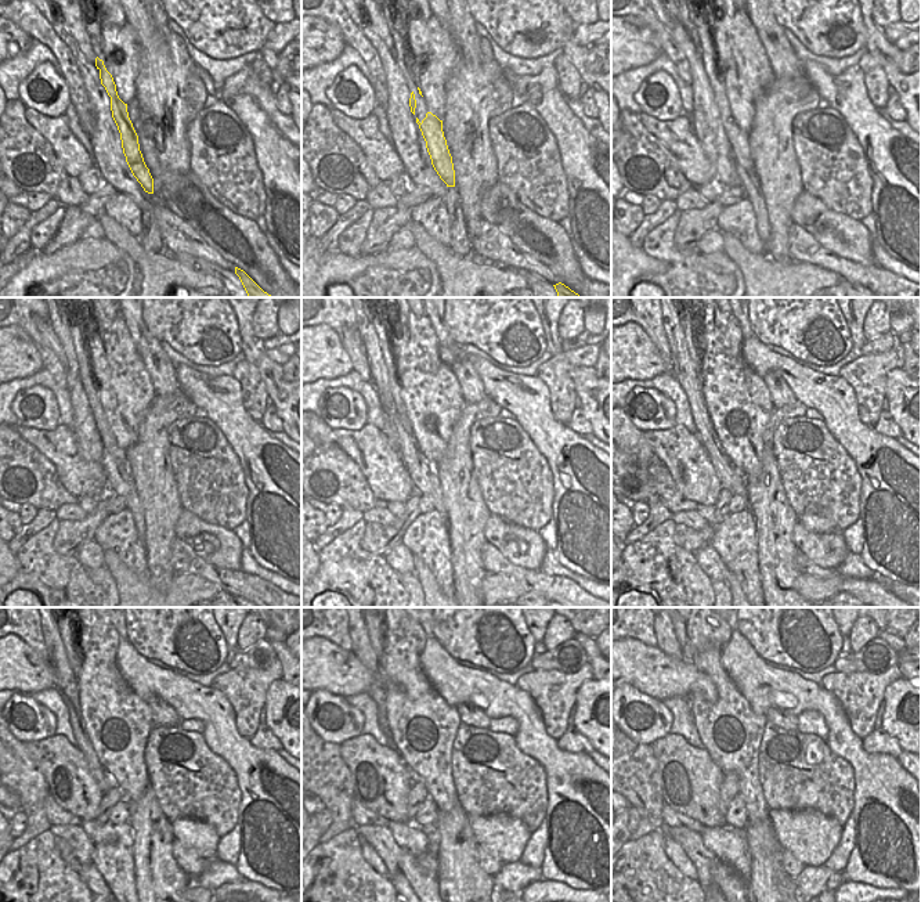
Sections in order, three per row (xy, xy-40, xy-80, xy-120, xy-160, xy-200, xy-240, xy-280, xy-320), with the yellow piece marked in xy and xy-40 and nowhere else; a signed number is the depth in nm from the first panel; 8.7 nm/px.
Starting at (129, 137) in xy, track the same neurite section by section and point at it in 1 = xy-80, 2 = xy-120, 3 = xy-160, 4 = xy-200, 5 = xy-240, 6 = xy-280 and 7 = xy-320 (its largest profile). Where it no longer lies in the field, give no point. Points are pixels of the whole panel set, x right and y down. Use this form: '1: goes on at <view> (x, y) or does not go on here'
1: goes on at xy-80 (739, 140)
2: goes on at xy-120 (83, 364)
3: goes on at xy-160 (386, 346)
4: goes on at xy-200 (694, 346)
5: goes on at xy-240 (73, 652)
6: goes on at xy-280 (385, 653)
7: goes on at xy-320 (682, 635)

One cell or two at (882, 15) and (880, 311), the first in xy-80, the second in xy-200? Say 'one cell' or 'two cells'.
one cell

